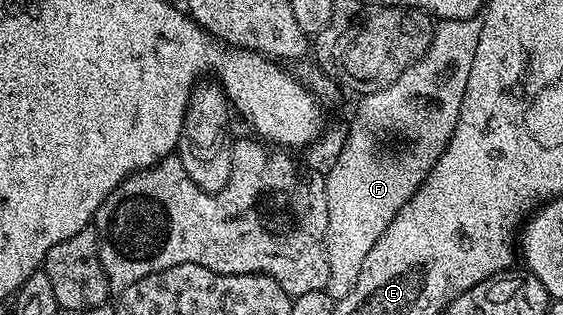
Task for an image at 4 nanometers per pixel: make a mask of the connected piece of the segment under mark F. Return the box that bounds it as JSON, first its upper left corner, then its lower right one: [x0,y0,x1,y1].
[324,16,483,299]

